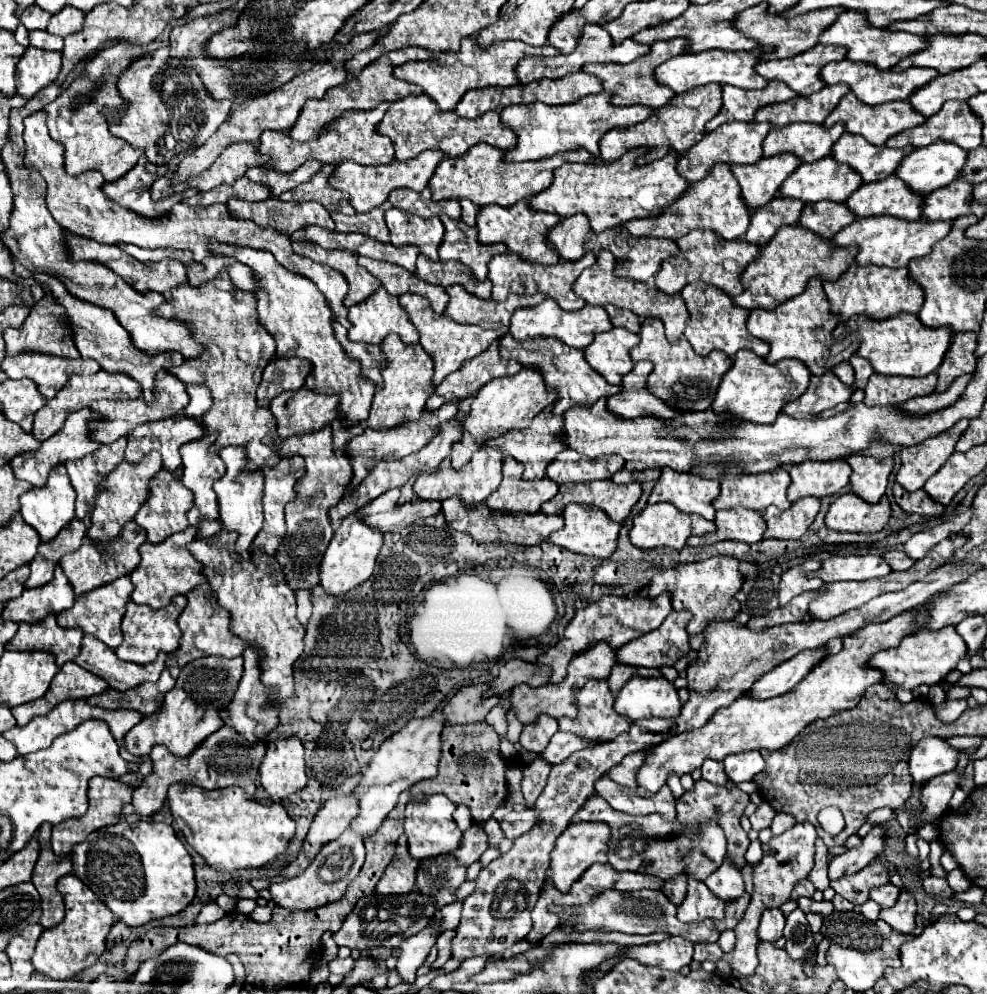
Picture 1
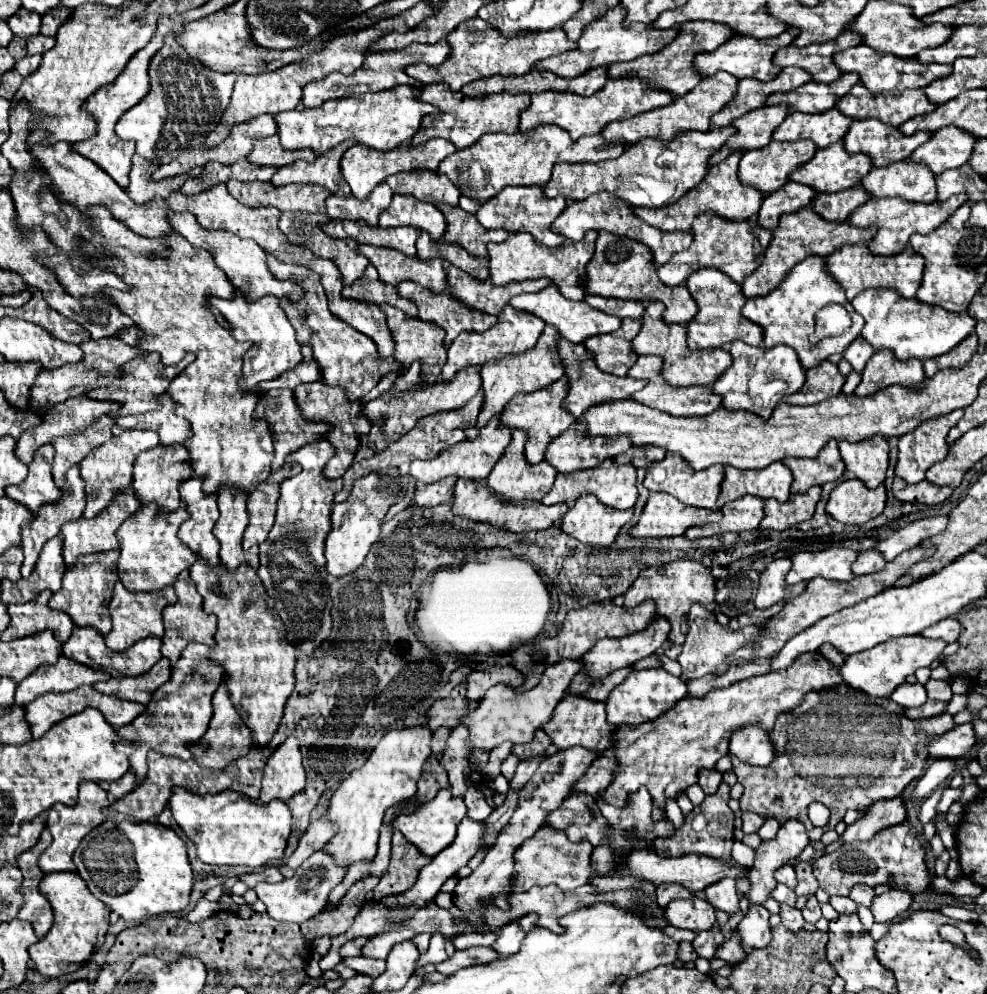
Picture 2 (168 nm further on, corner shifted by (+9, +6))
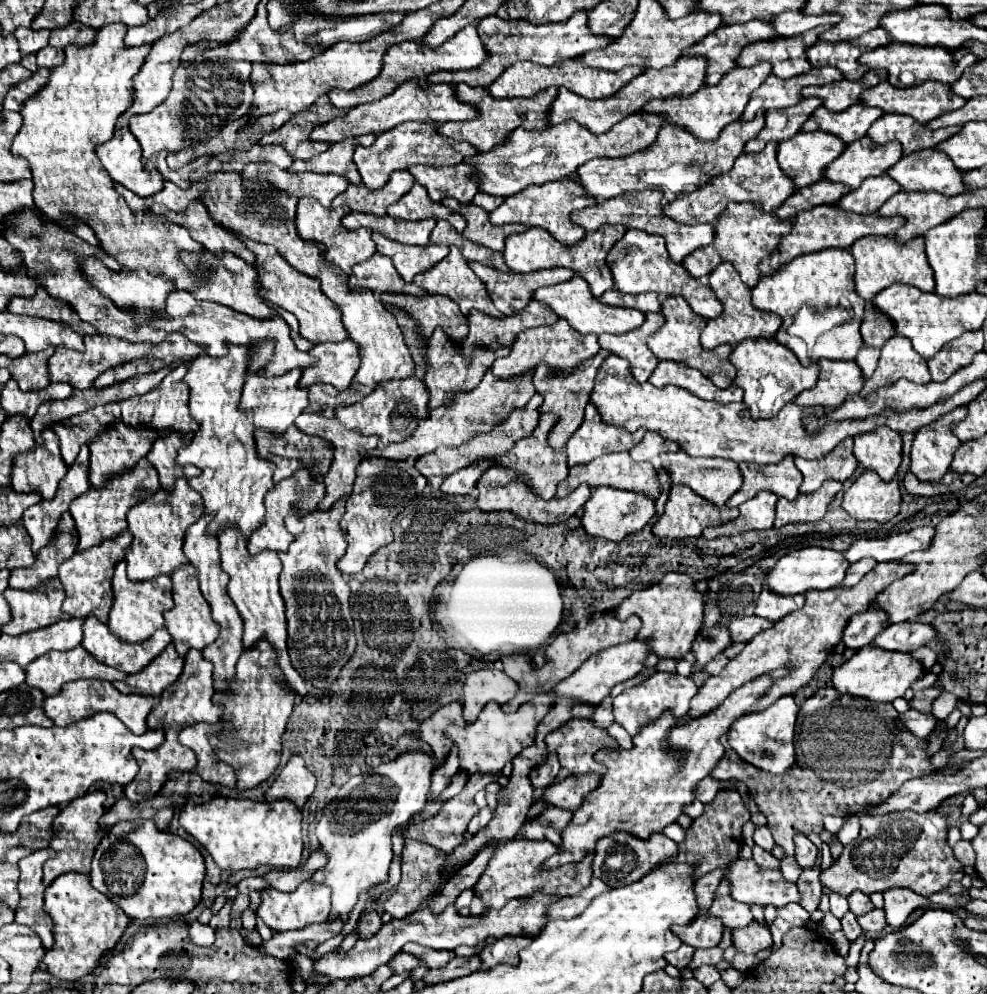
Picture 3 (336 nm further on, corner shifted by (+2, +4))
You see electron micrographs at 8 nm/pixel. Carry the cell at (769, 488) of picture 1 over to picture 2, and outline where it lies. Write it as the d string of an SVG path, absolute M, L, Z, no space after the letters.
M780 461L772 463L766 469L756 471L726 467L726 477L718 497L718 505L722 507L724 503L744 495L756 495L760 499L774 497L776 501L784 503L790 497L790 485L792 485L792 473Z

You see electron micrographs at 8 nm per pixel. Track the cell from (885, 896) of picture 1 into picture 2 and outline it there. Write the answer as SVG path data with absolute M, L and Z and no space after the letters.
M856 885L856 887L852 887L852 891L850 891L848 897L852 901L856 901L858 905L870 907L872 905L872 899L874 899L874 889L868 887L868 885Z

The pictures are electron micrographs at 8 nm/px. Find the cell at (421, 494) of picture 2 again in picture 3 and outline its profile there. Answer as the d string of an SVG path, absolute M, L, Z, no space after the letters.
M483 459L483 461L471 465L471 467L467 467L467 469L463 469L463 471L457 471L455 475L449 475L449 477L441 483L439 491L445 493L445 495L467 495L467 493L471 493L471 489L475 487L475 483L477 483L477 479L483 475L483 471L485 471L487 467L491 467L491 465L495 465L495 461Z

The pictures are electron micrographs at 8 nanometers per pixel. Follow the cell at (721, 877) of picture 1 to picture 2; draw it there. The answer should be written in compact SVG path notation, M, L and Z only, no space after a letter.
M718 881L716 885L710 885L706 889L706 895L708 895L708 901L722 909L724 913L728 915L734 915L740 911L740 903L738 903L738 893L736 893L736 883L734 881Z

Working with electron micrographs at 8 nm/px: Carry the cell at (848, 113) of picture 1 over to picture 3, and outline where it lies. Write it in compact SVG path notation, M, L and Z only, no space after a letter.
M927 81L927 83L921 83L921 85L915 85L915 87L907 87L907 89L897 89L889 83L879 83L875 87L869 87L867 91L863 91L863 95L859 97L859 101L863 105L869 105L869 107L879 107L883 113L899 113L899 115L909 115L913 117L917 123L927 123L947 111L953 111L953 109L959 109L965 105L965 99L955 95L951 91L949 85L945 83L937 83L937 81Z

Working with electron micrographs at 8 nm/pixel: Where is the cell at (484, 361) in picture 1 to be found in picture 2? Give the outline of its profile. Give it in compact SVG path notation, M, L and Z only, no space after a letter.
M506 305L504 311L498 315L498 323L492 329L488 329L484 333L464 331L464 333L460 333L460 337L456 337L456 341L448 347L448 361L442 369L442 379L454 377L454 373L458 369L464 369L468 365L484 365L492 359L500 359L502 355L524 353L524 351L532 349L536 345L538 337L542 335L544 327L546 327L546 323L540 317L514 309L512 305Z

